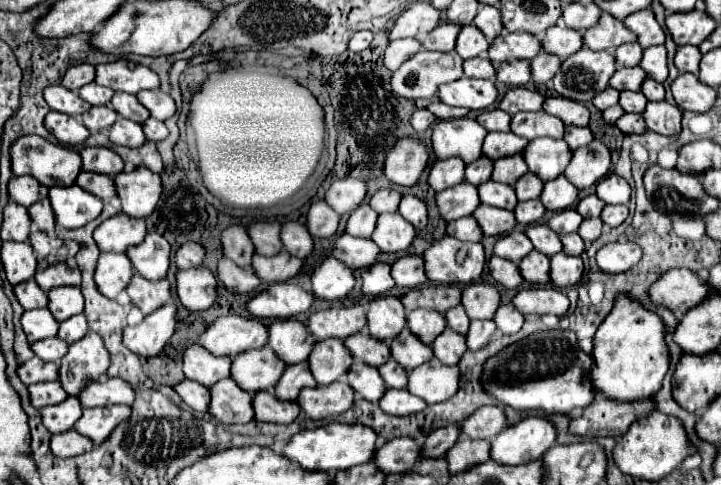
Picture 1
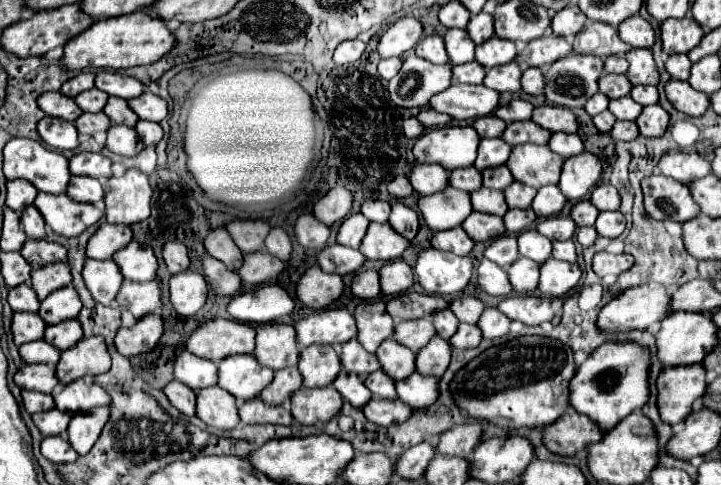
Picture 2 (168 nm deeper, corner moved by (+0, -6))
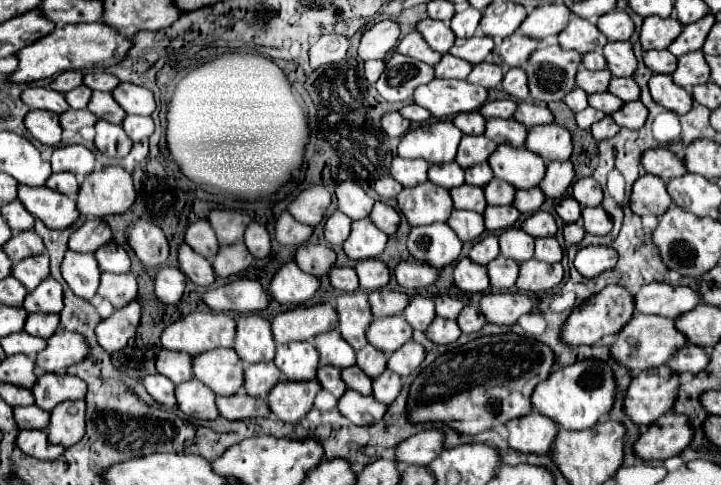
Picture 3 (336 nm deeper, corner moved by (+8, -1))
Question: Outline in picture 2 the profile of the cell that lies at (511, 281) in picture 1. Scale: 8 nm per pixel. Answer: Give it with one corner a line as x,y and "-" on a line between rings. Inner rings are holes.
486,258
478,266
478,284
490,296
508,296
508,294
512,294
512,284
508,280
506,270
500,268
498,264
492,264

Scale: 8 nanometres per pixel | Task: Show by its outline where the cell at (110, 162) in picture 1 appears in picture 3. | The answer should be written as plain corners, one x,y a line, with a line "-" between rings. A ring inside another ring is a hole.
84,145
56,147
50,159
50,165
52,165
52,173
70,171
82,181
94,169
94,153

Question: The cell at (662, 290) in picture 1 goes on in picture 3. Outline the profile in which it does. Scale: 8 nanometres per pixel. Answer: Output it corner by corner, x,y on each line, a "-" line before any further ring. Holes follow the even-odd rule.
608,285
600,293
586,299
582,305
572,309
570,317
566,319
566,323
560,329
560,341
570,347
594,345
602,337
618,333
630,321
632,313
634,313
634,297
620,285

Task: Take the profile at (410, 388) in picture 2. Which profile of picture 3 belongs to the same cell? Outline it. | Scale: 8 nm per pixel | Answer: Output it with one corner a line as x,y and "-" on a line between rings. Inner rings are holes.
386,369
380,377
372,379
372,397
376,401
380,401
380,403
390,405
398,397
400,387
402,387
400,377
396,373
392,373
392,371

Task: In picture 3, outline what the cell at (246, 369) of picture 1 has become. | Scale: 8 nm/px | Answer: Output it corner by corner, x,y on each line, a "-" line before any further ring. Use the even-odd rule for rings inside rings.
234,349
196,355
192,359
192,373
216,395
234,395
244,383
244,365

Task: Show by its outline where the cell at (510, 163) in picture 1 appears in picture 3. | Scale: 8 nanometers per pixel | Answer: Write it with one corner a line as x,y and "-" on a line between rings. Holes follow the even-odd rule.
478,163
470,169
466,169
464,173
466,173
466,183
476,185
476,187
484,187
484,183
488,183
494,177
488,163

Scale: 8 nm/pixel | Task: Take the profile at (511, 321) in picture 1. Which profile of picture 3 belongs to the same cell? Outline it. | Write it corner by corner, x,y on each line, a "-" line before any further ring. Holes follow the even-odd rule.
466,305
466,307
460,311
456,323
458,323
458,327
460,327
462,333
476,333
476,331
482,329
482,325
486,323
486,319
484,319
484,315
480,313
478,305

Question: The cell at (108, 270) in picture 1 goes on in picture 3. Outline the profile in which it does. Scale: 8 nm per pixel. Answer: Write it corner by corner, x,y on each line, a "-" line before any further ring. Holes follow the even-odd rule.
66,251
60,271
74,295
82,299
90,299
96,295
100,283
100,269
94,255
80,255
74,251

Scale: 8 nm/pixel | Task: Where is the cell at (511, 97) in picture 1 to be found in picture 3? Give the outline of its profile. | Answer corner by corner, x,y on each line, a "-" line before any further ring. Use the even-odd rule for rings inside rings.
500,99
500,101
492,101
492,103
484,103
480,107
480,115
484,115
486,119
492,119
492,117
512,117
516,111
516,103
510,101
510,99

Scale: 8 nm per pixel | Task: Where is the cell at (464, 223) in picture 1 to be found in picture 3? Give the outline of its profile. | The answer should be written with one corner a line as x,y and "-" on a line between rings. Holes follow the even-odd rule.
432,223
410,229
408,251
414,261
424,261
430,263
430,267
444,269
458,259
462,241
446,223

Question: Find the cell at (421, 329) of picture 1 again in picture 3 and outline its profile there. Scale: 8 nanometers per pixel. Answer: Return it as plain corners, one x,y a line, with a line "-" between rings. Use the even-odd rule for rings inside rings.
394,315
388,319
374,319
366,331
368,343
384,353
396,351
410,337
412,337
412,327
406,323
402,315

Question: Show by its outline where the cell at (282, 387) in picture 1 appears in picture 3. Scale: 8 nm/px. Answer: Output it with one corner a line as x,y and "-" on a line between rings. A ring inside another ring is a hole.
254,363
244,371
244,389
252,397
266,397
280,381
280,369
274,363

